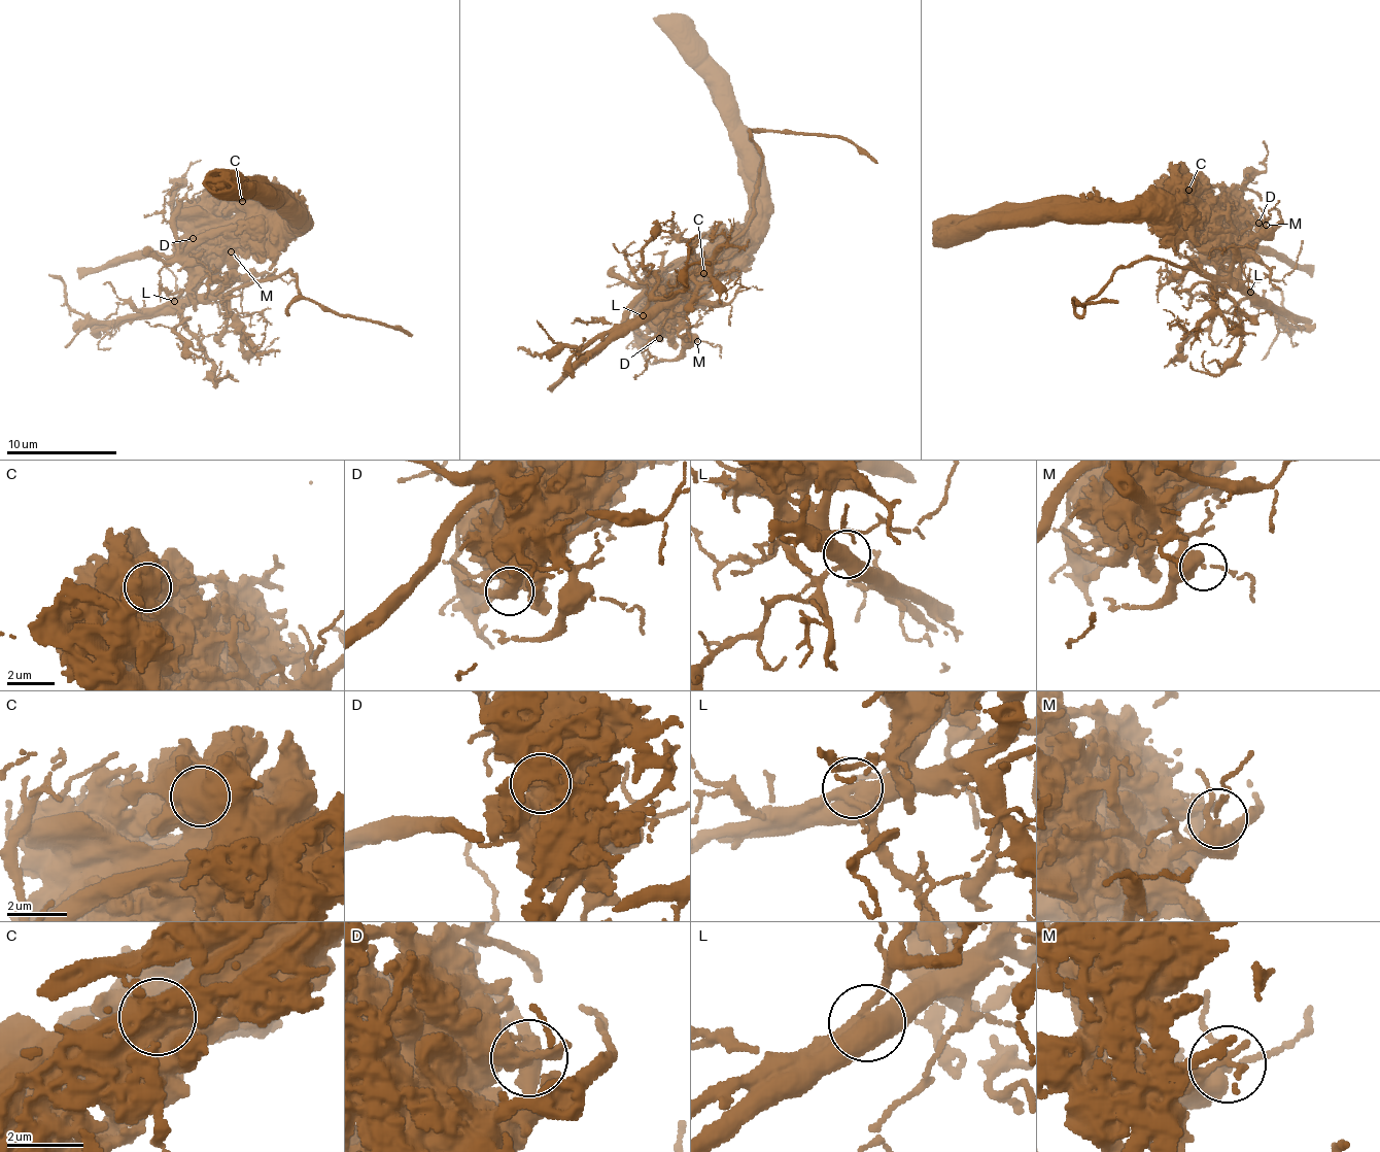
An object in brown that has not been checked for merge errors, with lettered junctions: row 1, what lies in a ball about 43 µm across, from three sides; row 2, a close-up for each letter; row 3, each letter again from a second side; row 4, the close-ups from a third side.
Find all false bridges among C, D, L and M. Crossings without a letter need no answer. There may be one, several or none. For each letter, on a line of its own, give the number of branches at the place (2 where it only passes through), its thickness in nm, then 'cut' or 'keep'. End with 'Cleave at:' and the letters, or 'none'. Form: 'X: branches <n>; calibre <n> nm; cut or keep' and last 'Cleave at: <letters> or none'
C: branches 1; calibre 1250 nm; cut
D: branches 3; calibre 480 nm; cut
L: branches 3; calibre 440 nm; keep
M: branches 3; calibre 320 nm; keep
Cleave at: C, D

